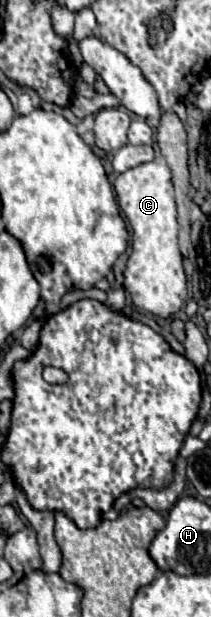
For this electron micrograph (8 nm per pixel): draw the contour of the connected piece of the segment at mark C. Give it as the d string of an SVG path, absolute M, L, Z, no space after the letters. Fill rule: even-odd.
M161 162L139 164L115 180L117 202L133 230L133 252L123 270L123 288L129 292L133 306L159 318L175 316L187 300L187 278L183 256L177 246L177 210L169 168Z

